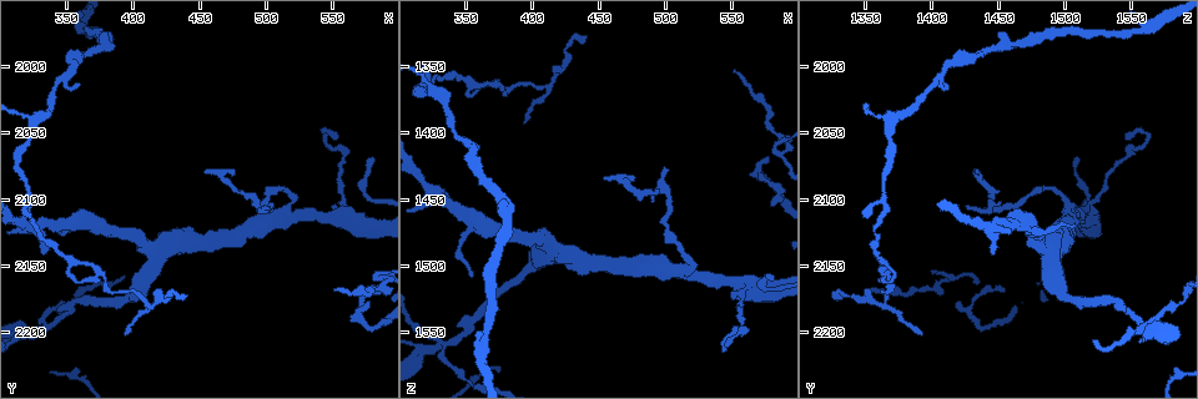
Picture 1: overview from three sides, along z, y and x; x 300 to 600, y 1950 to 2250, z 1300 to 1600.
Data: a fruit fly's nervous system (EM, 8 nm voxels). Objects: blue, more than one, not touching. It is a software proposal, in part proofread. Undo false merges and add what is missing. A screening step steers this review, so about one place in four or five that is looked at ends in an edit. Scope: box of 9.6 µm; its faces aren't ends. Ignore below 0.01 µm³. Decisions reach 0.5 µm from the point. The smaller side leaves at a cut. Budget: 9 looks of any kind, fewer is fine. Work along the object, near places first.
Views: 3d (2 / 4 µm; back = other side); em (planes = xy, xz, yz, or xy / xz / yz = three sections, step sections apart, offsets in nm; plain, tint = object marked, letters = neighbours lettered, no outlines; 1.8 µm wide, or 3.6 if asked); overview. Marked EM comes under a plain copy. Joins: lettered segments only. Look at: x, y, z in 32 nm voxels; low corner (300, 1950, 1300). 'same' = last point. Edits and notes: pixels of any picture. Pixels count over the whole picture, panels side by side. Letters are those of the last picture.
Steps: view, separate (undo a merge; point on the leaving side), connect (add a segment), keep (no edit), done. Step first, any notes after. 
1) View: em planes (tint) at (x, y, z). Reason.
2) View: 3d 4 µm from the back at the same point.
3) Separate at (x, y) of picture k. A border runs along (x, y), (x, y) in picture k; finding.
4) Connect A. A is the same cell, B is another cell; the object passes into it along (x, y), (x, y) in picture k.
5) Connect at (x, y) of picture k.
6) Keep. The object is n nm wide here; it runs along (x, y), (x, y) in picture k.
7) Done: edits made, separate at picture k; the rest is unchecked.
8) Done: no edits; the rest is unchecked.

View: em yz step 16 (letters) at (580, 2158, 1416).

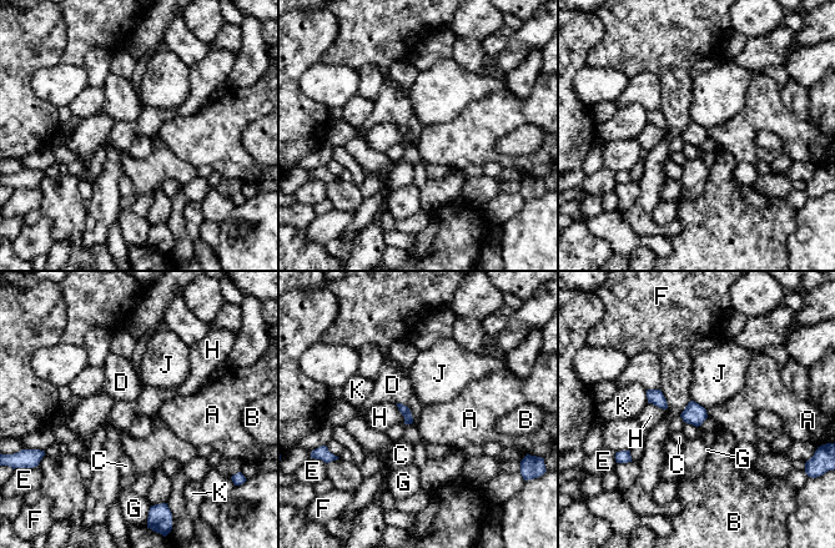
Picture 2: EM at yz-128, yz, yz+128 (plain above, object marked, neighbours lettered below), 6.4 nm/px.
Keep. A, B, C, D, E, F, G, H, J and K are other cells; a border runs along (396, 402), (410, 410), (412, 423) in picture 2; none of them fits.

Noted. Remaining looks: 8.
View: 3d 4 µm at (514, 2112, 1506). Three-way junction.

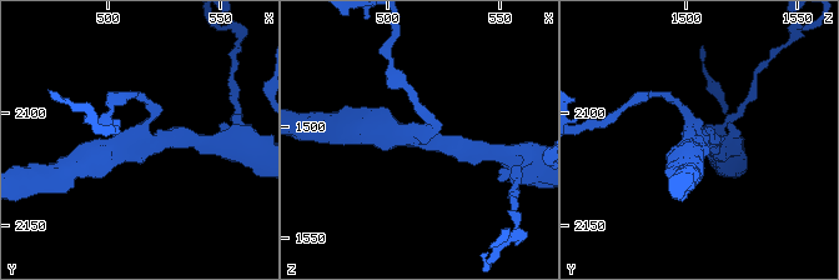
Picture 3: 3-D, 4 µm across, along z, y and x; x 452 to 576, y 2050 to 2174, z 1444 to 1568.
View: em 3.6 µm yz step 8 (tint) at (511, 2114, 1505). 3 arms meet here.

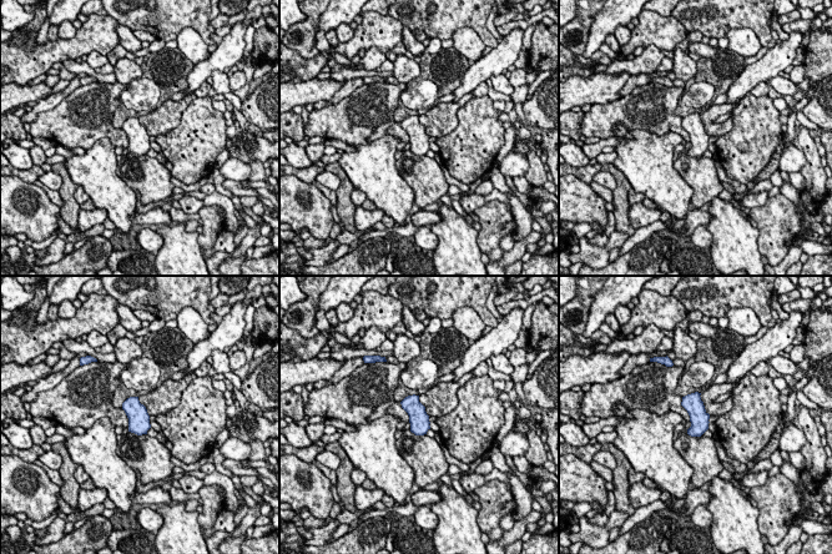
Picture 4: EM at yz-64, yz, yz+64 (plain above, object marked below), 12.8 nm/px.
View: em 3.6 µm planes (letters) at the same point.

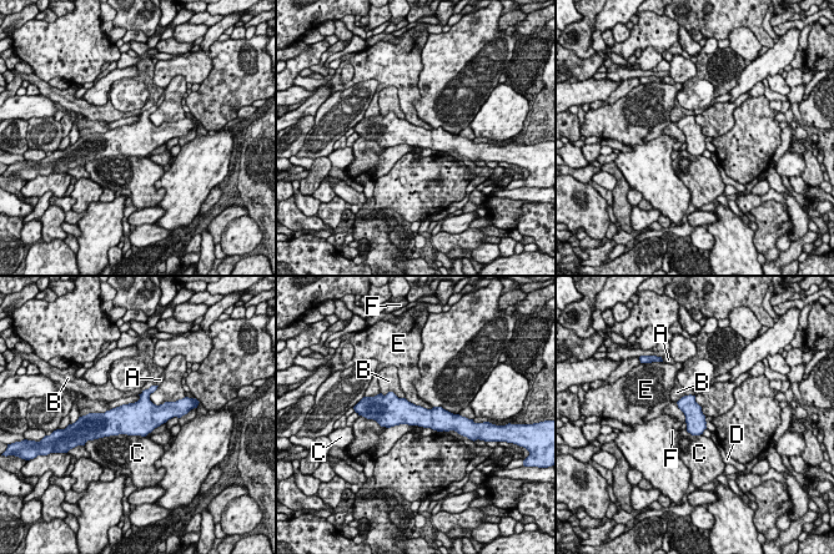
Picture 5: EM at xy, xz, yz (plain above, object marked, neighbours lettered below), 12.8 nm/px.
Keep. A, B, C, D, E and F are other cells; a border runs along (405, 397), (416, 404), (433, 407) in picture 5; all the same cell.

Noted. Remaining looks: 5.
View: em planes (letters) at (336, 2196, 1558).

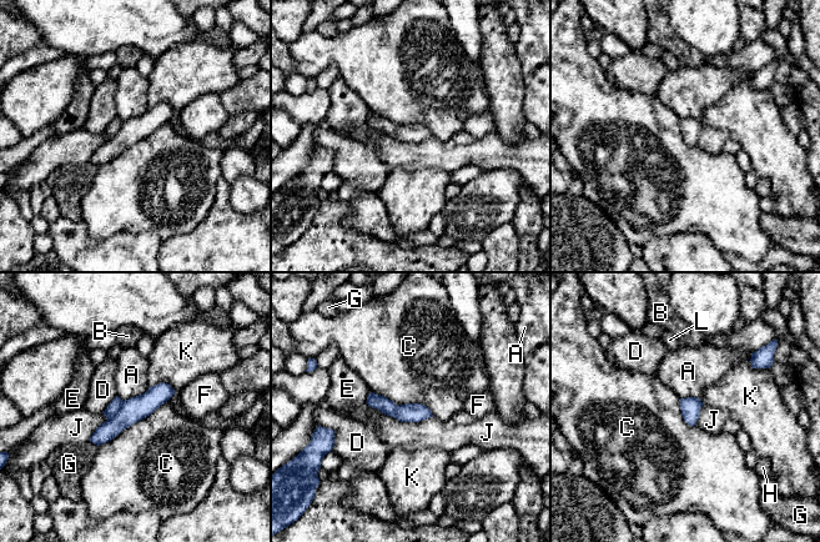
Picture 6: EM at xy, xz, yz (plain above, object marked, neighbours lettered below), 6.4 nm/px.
Separate at (115, 405) of picture 6. The object is 130 nm wide here; A, B, C, D, E, F, G, H, J, K and L are other cells; two cells meet here.

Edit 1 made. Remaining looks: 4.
View: em planes (letters) at (362, 2012, 1410). Branch stops here.

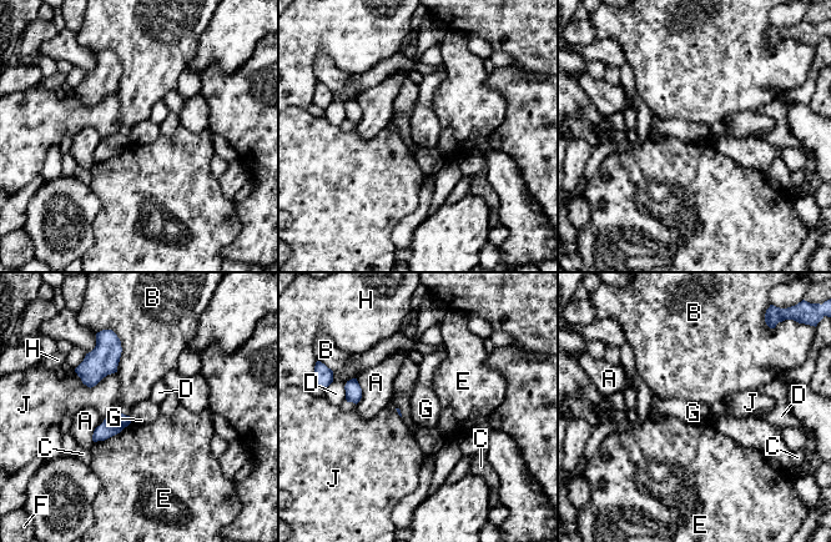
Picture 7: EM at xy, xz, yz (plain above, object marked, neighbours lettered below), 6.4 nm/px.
Keep. A, B, C, D, E, F, G, H and J are other cells; none of them fits.

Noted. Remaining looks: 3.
Done: edits made, separate at picture 6; the rest is unchecked.

